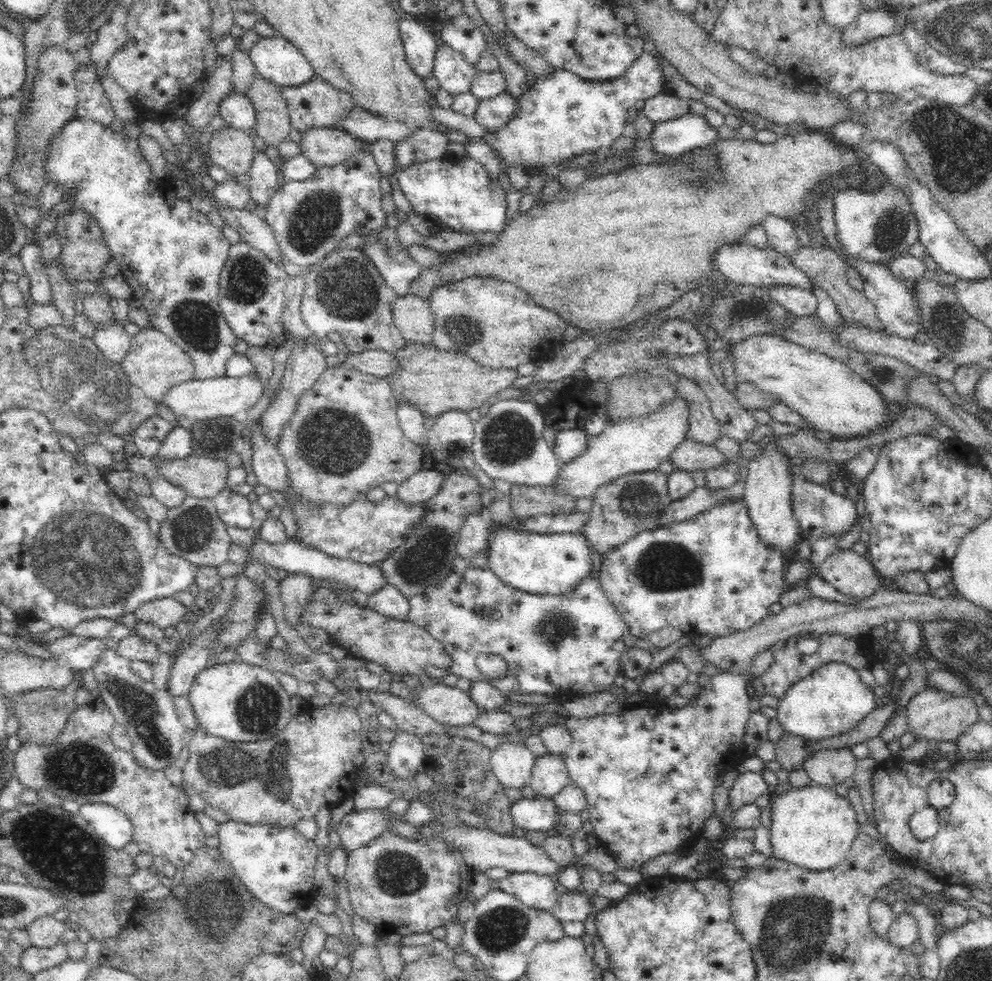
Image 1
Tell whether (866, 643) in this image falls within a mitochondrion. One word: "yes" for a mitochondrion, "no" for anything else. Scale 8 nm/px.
no

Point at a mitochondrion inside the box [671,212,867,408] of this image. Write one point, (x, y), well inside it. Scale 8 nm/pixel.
(751, 307)

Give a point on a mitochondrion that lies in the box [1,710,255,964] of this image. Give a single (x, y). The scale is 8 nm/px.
(63, 852)

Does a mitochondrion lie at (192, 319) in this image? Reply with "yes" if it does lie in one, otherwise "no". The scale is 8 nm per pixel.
yes

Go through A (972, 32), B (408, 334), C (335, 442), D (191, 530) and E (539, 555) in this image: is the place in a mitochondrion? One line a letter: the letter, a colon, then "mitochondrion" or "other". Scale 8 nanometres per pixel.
A: mitochondrion
B: other
C: mitochondrion
D: mitochondrion
E: other

